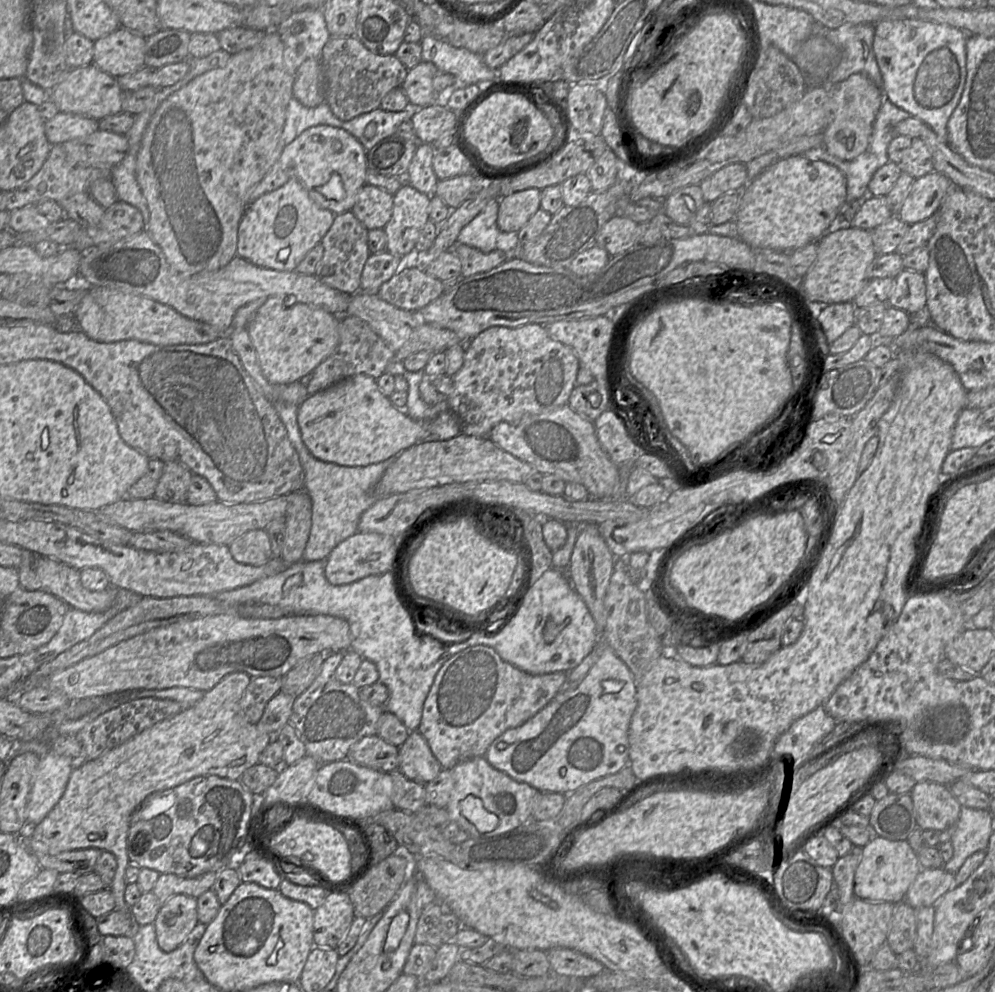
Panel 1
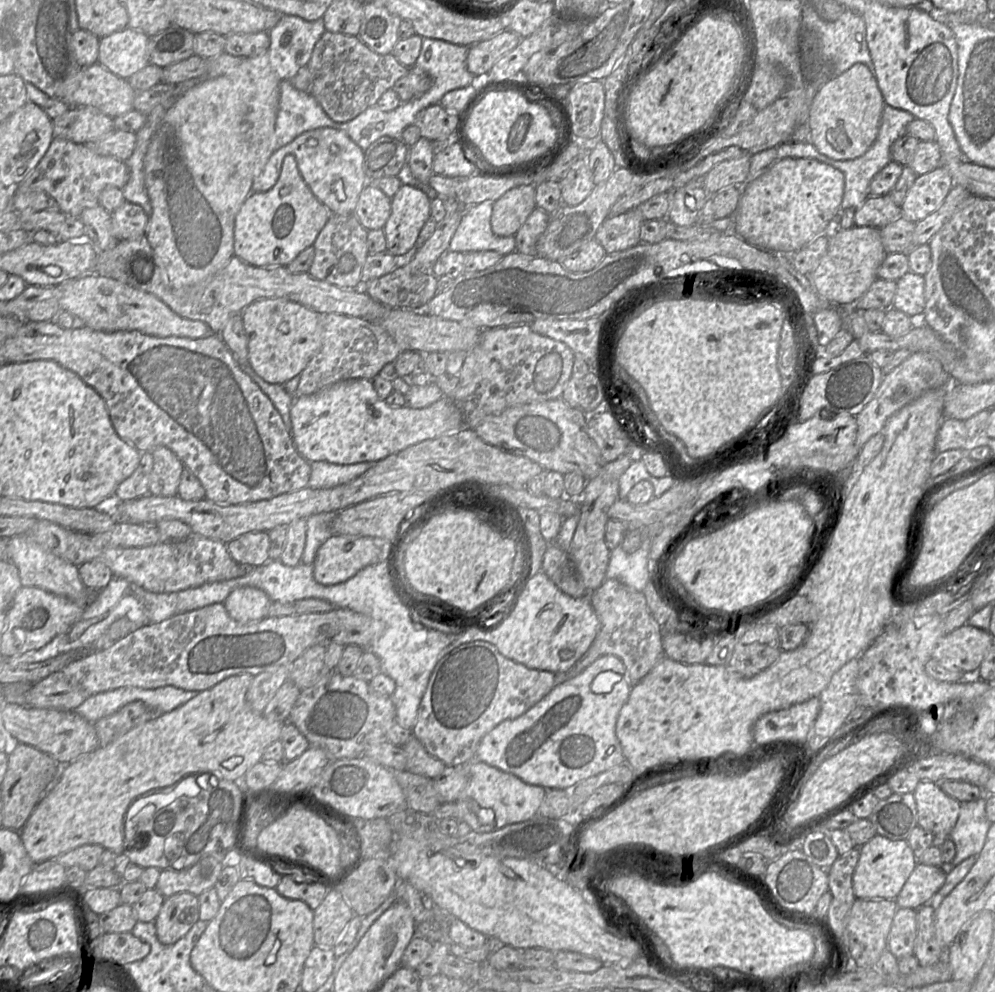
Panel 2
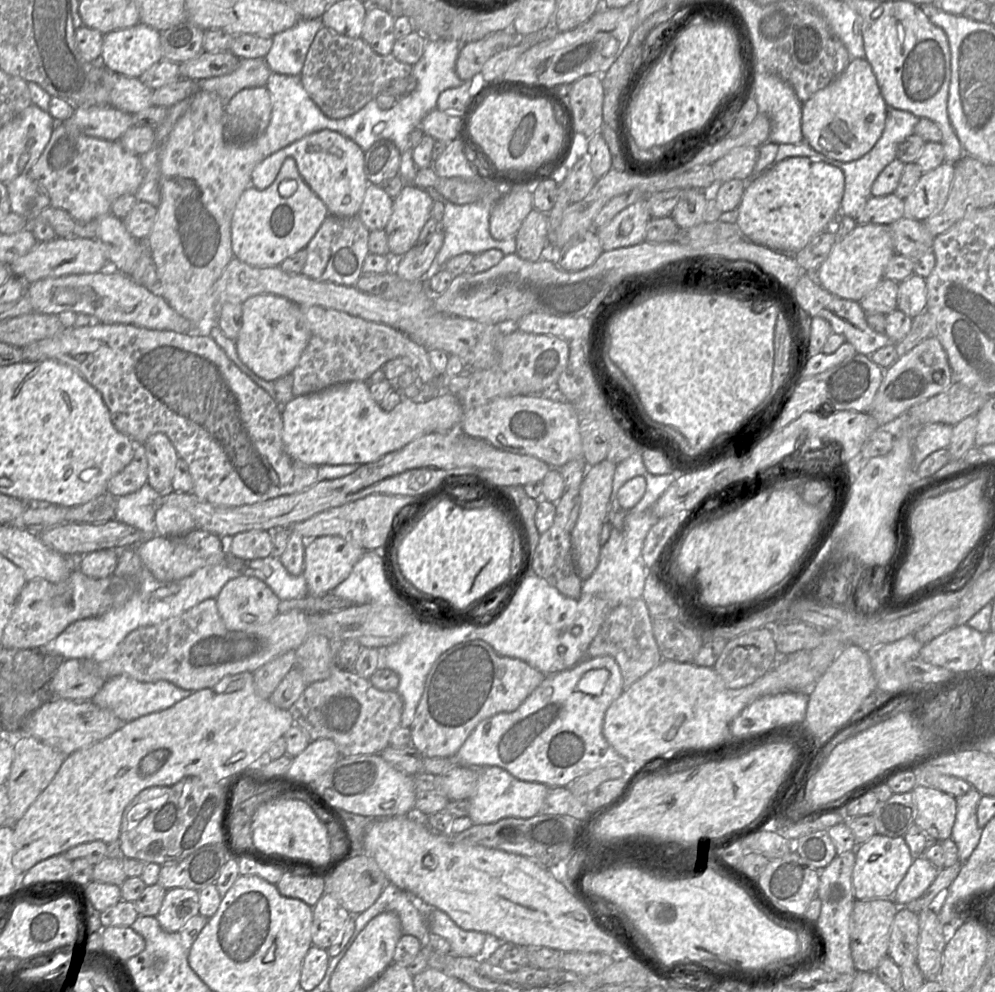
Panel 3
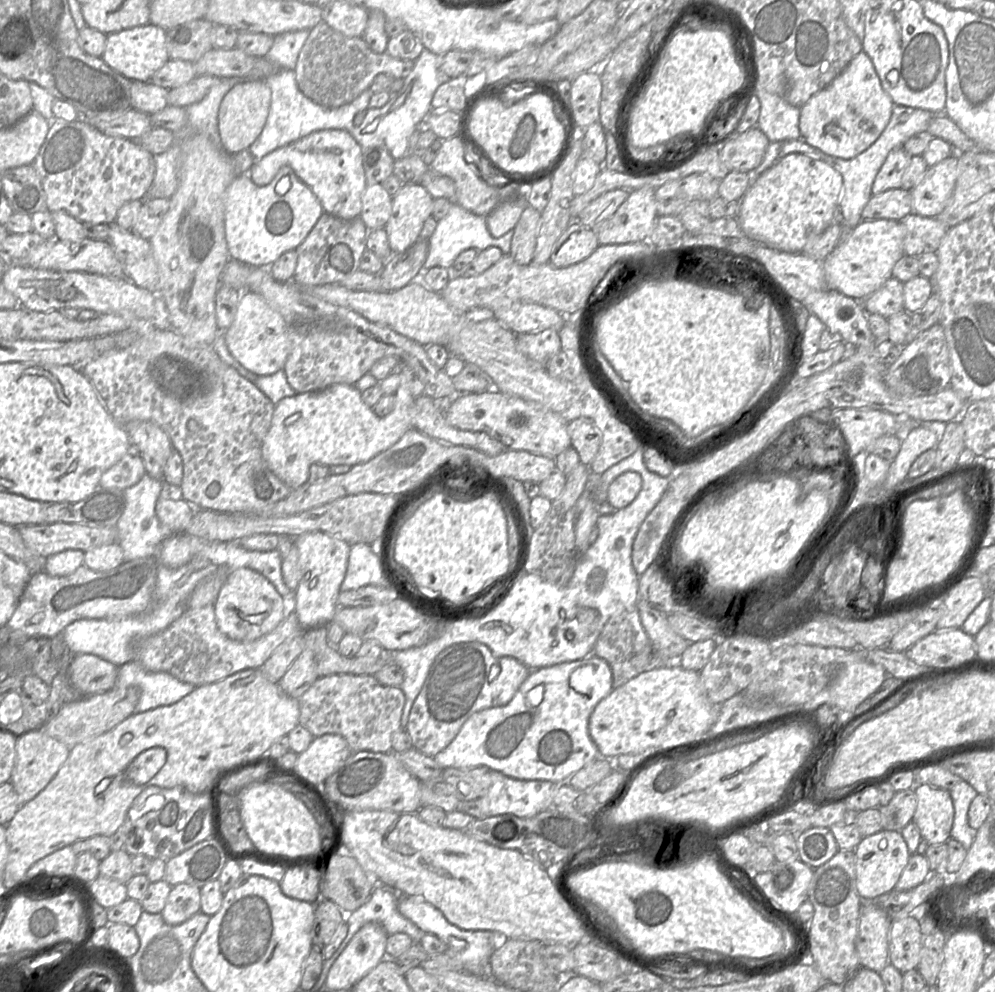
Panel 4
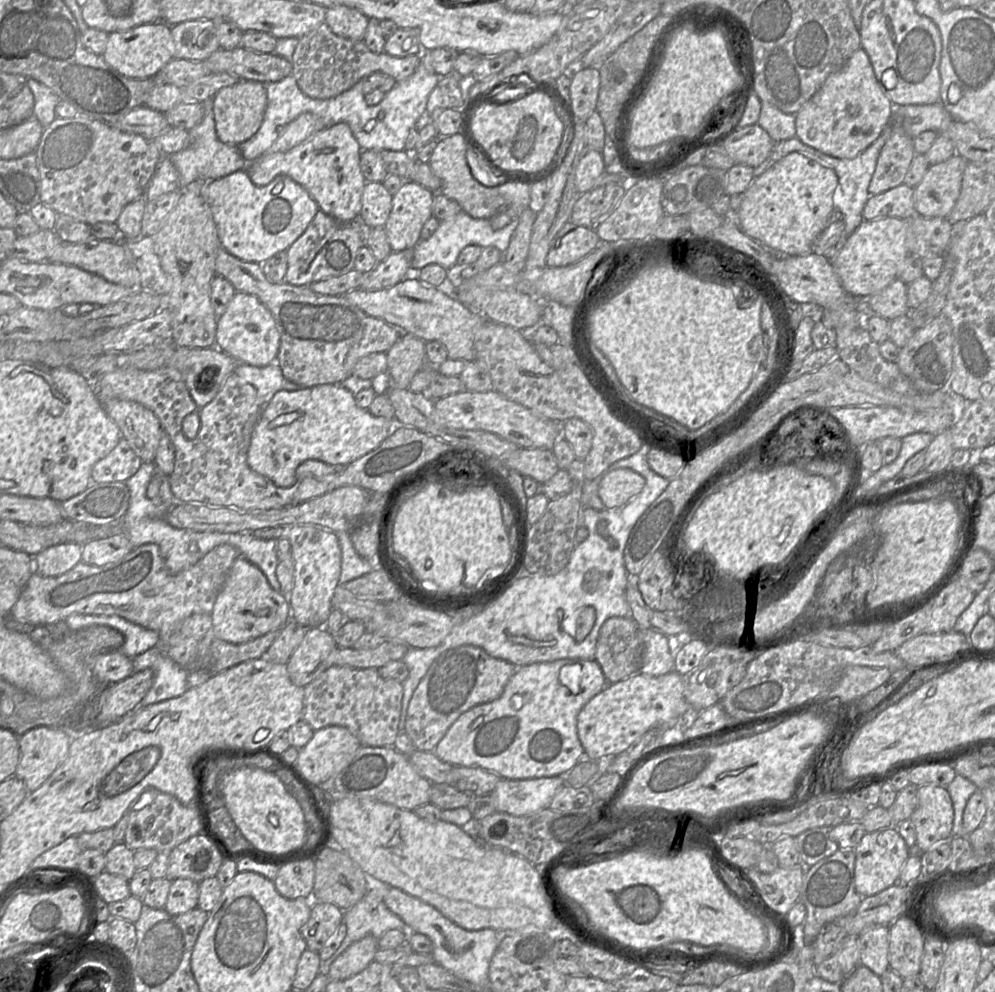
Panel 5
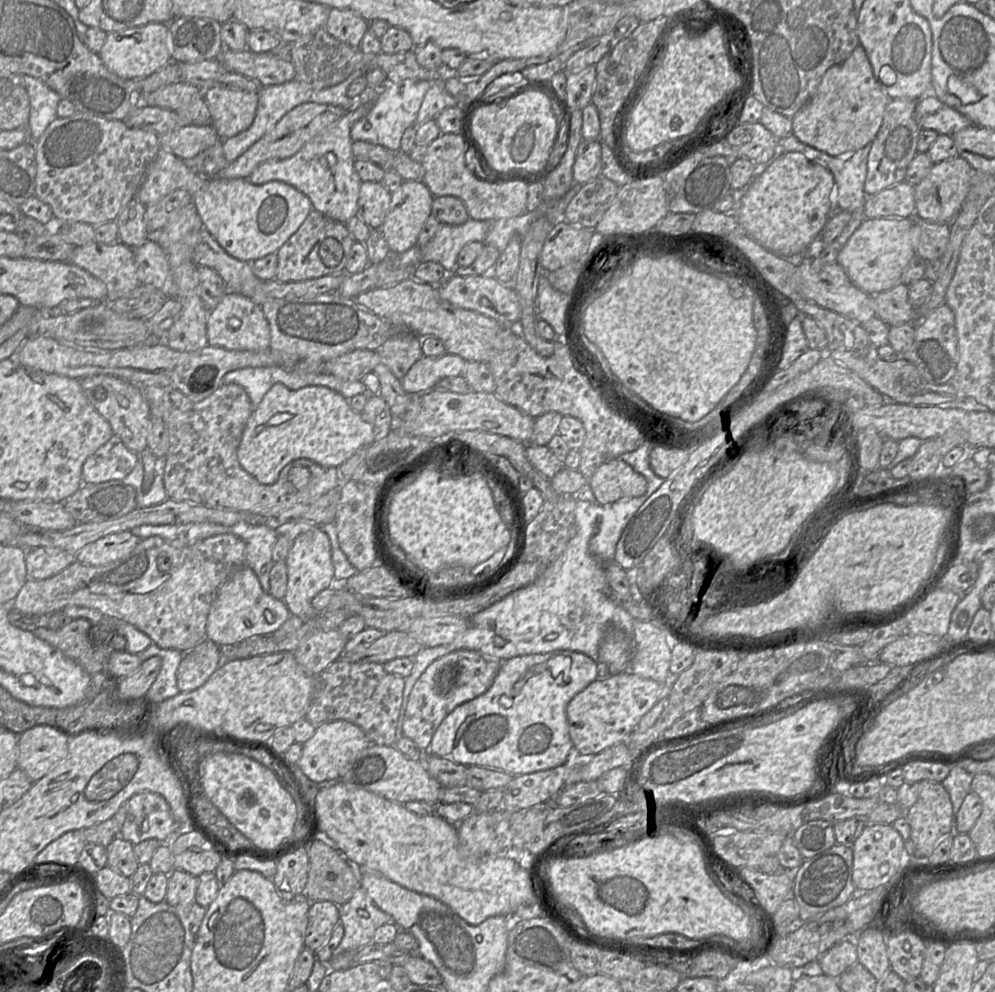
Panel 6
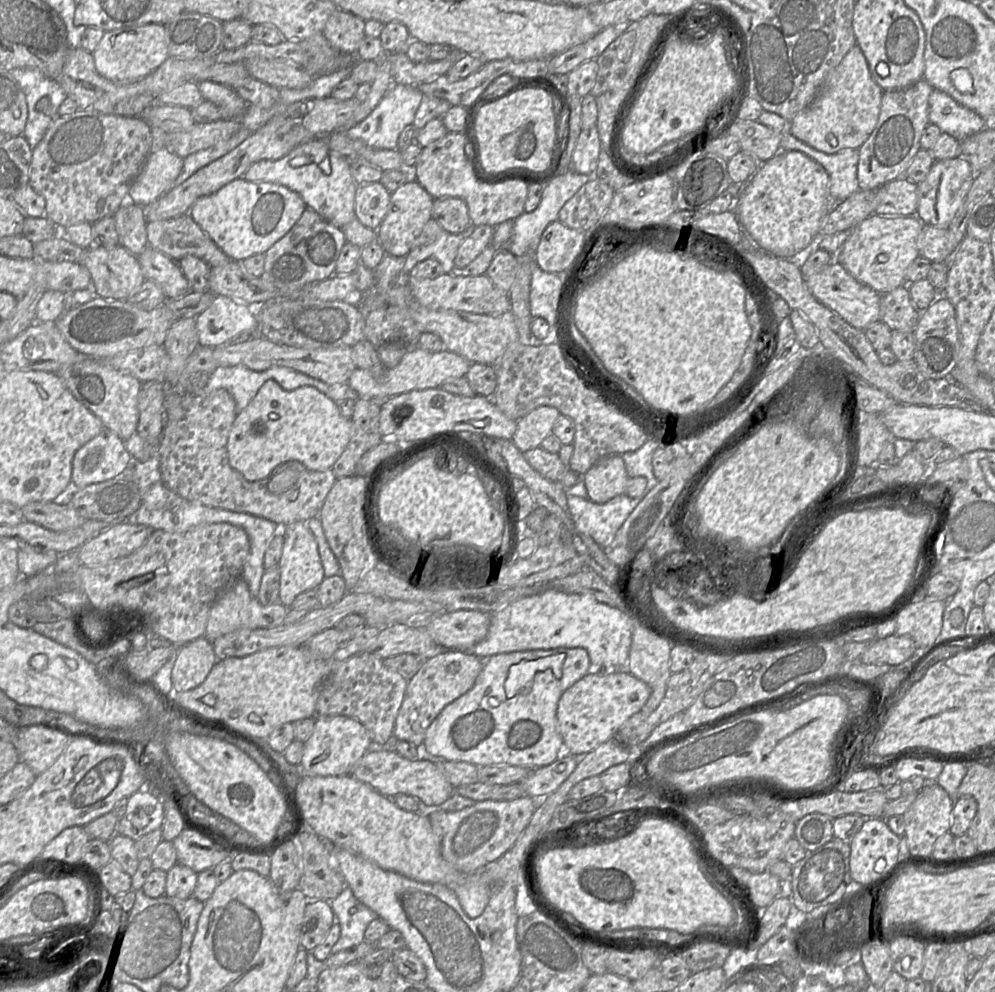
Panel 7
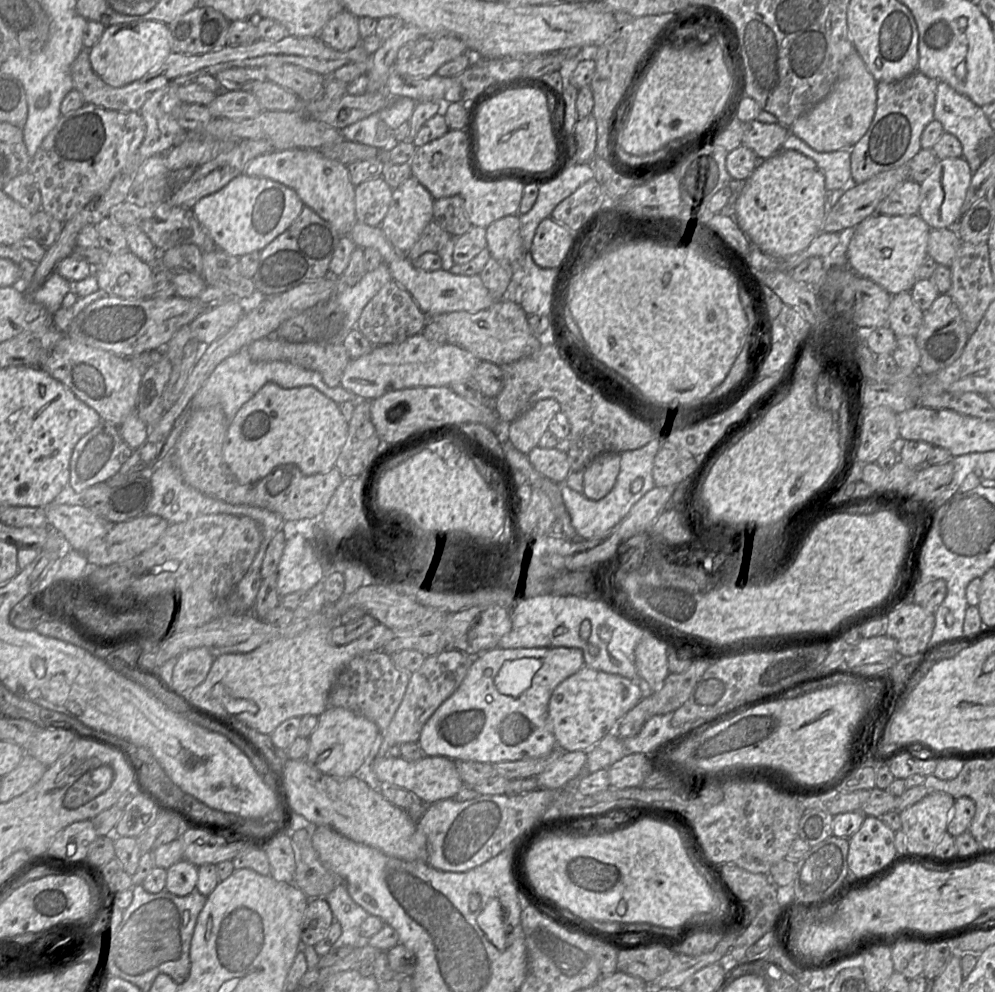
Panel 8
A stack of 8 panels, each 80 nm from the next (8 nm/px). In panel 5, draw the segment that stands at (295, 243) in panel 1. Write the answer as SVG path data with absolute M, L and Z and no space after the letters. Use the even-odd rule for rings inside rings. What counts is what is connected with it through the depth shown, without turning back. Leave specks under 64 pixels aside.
M239 170L222 178L203 181L200 192L211 210L221 248L245 262L262 263L286 251L303 234L319 211L318 204L309 192L285 175L278 175L265 186L256 186L246 170Z

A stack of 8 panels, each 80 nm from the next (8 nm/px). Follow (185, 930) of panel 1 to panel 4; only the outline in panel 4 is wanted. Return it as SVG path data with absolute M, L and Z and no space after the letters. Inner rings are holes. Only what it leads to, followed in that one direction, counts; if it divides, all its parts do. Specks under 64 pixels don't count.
M180 883L172 886L161 915L172 926L179 925L201 912L200 888Z

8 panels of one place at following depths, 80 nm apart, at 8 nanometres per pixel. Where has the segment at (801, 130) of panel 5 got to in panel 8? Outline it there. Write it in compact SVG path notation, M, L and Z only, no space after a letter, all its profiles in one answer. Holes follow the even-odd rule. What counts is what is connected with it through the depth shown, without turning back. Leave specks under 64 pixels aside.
M854 50L844 61L830 93L818 104L799 116L791 126L790 133L804 141L813 150L821 153L833 152L852 147L867 132L877 106L877 81L869 72L860 54Z

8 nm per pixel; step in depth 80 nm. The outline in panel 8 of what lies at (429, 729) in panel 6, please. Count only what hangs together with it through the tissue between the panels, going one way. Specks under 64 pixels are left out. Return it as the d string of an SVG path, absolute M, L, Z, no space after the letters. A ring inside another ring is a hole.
M455 648L427 656L419 670L410 674L409 682L394 717L387 729L380 733L378 757L387 756L388 750L402 743L418 743L421 731L440 707L460 686L472 664L472 658Z

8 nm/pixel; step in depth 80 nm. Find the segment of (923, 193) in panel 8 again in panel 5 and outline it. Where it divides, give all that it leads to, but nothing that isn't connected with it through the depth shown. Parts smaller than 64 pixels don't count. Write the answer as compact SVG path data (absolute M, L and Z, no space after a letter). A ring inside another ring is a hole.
M954 154L942 163L930 165L921 182L914 188L915 214L927 218L947 218L960 196L967 164L963 157Z

